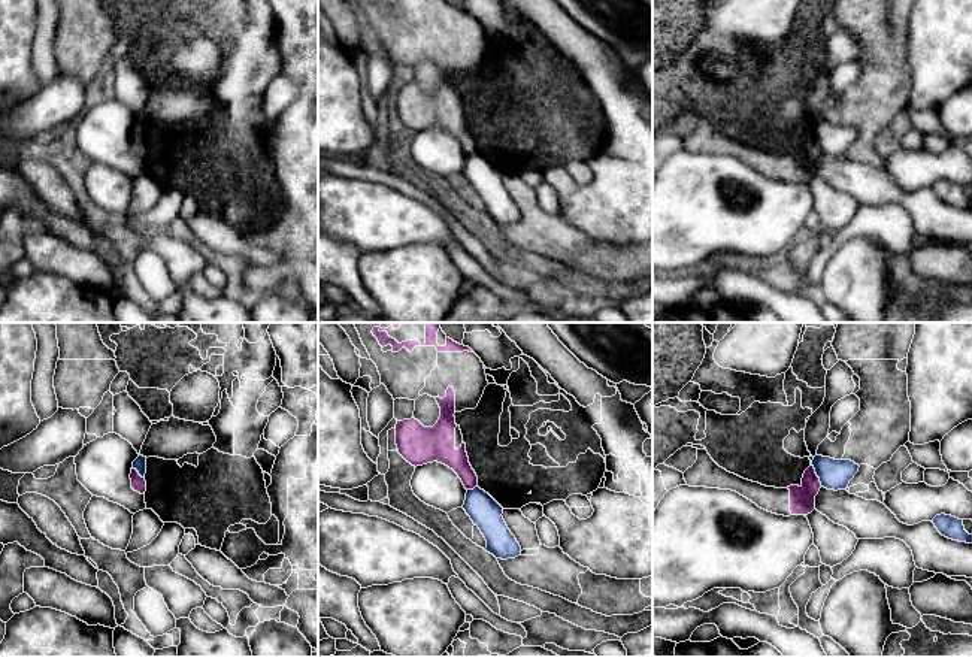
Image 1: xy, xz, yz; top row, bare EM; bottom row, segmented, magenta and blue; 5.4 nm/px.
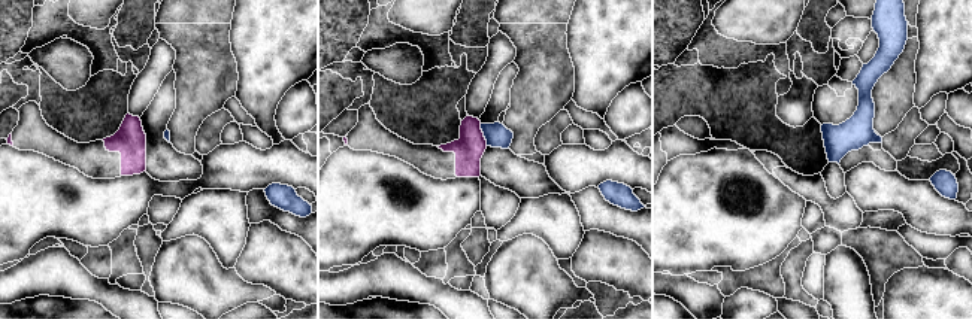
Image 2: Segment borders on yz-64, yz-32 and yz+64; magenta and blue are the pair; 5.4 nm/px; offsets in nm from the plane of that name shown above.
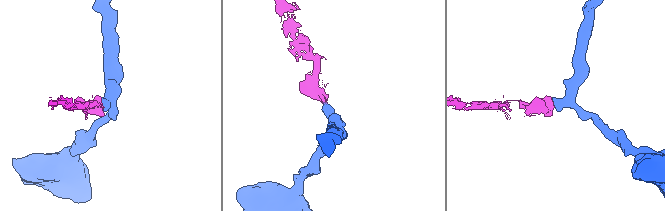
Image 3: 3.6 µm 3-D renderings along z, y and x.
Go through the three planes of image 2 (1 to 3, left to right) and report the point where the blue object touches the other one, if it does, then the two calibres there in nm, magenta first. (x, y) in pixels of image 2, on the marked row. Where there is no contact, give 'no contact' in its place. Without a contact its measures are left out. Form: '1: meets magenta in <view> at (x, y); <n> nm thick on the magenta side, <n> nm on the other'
1: no contact
2: meets magenta in yz-32 at (483, 134); 160 nm thick on the magenta side, 130 nm on the other
3: no contact

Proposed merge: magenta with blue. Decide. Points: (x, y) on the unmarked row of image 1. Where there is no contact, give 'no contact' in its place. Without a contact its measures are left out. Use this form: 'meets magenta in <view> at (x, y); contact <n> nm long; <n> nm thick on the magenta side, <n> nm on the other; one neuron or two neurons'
meets magenta in yz at (814, 138); contact 170 nm long; 140 nm thick on the magenta side, 160 nm on the other; two neurons

